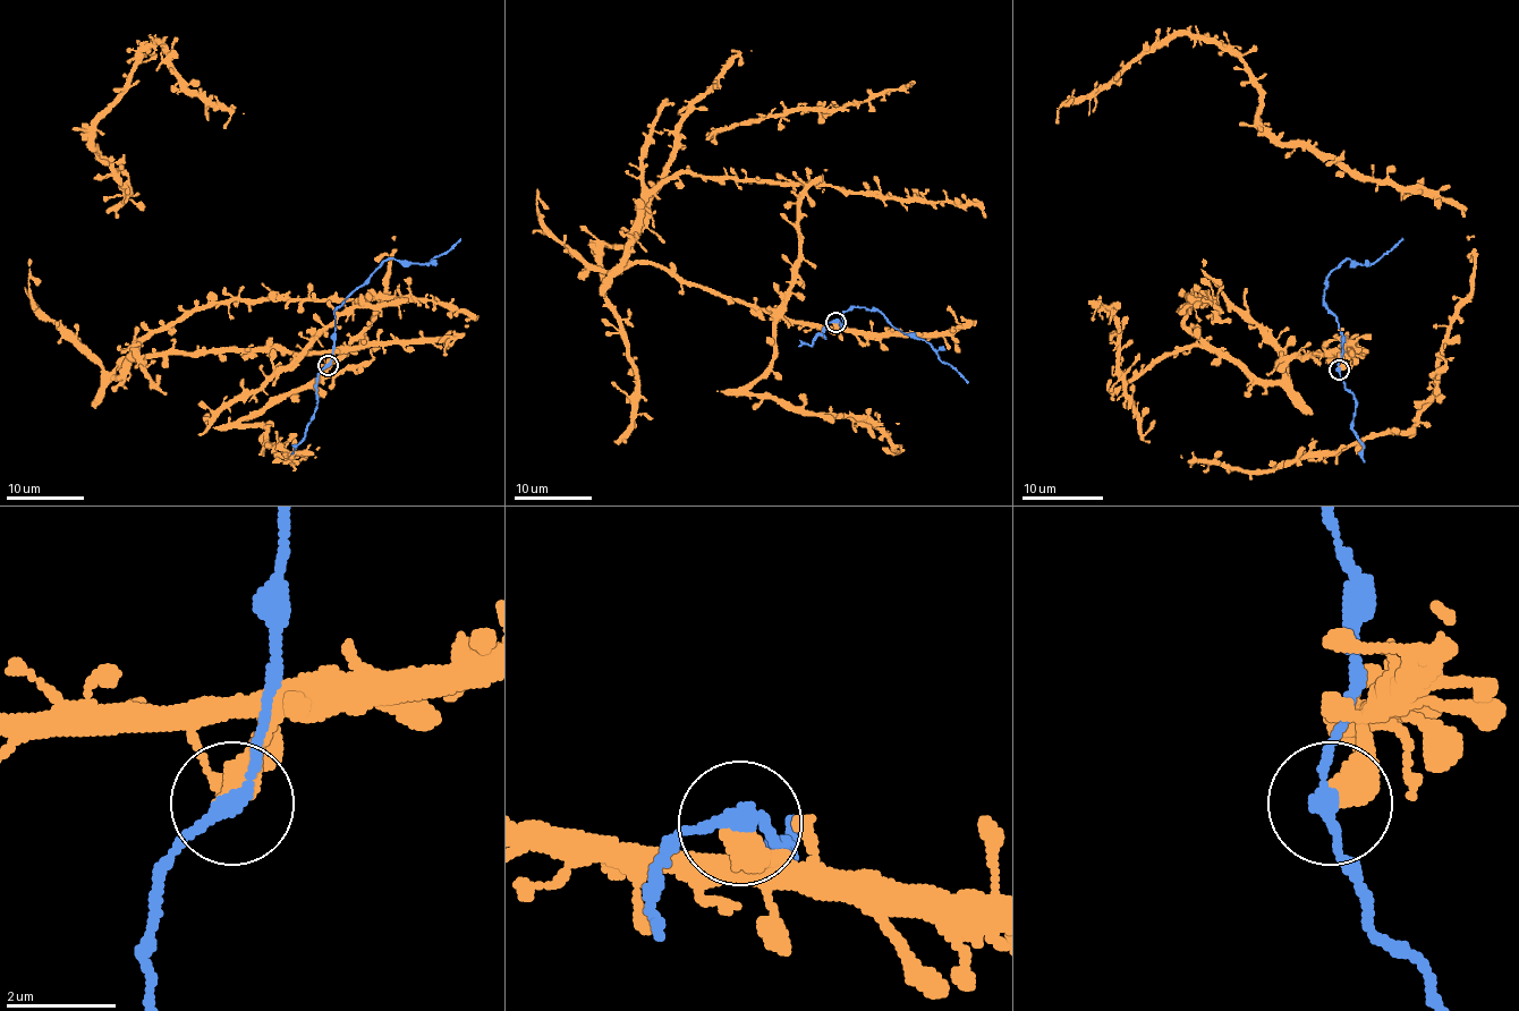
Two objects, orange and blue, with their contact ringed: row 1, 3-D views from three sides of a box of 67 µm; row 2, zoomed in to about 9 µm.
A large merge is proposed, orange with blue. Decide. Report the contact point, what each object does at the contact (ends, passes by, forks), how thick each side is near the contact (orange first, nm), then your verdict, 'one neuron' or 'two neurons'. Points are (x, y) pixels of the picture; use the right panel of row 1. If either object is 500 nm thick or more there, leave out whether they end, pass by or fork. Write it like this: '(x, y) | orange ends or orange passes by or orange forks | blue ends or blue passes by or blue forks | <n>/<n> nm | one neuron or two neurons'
(1339, 370) | 550/260 nm | one neuron

